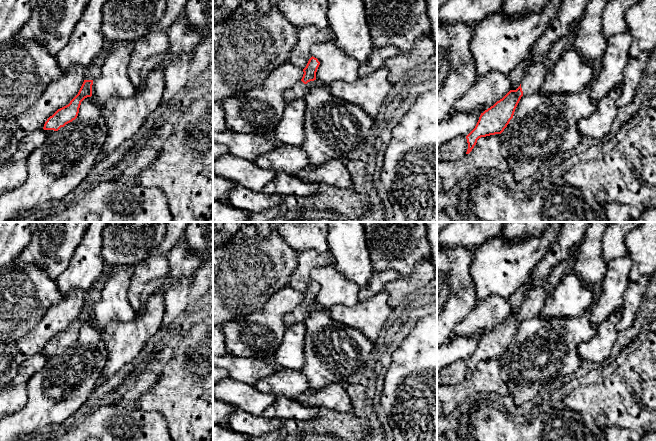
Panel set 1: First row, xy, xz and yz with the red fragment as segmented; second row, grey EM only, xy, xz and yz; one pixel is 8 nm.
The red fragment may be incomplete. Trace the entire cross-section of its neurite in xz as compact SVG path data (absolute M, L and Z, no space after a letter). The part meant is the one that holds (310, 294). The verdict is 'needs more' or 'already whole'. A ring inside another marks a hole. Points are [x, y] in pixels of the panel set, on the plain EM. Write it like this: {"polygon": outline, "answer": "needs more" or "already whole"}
{"polygon": "M312 280L309 283L306 291L303 293L304 298L302 303L283 317L286 326L303 323L307 316L306 308L310 305L316 304L316 296L319 289L320 286L317 282Z", "answer": "needs more"}

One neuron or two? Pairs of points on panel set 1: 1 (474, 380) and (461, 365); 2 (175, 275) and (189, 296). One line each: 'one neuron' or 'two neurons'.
1: two neurons
2: two neurons

